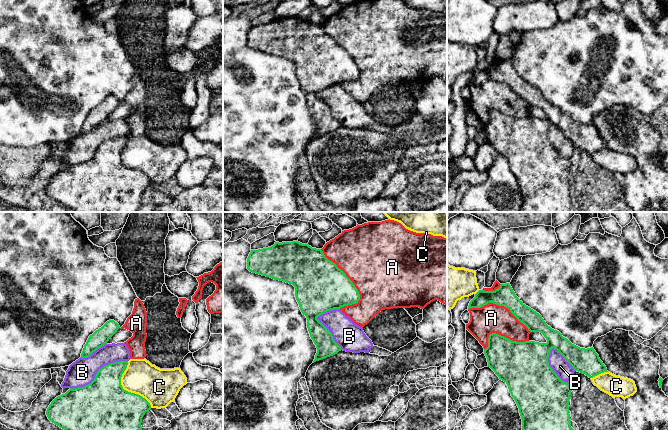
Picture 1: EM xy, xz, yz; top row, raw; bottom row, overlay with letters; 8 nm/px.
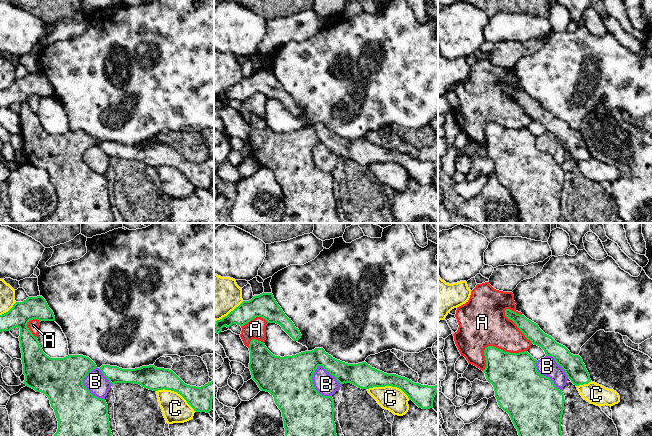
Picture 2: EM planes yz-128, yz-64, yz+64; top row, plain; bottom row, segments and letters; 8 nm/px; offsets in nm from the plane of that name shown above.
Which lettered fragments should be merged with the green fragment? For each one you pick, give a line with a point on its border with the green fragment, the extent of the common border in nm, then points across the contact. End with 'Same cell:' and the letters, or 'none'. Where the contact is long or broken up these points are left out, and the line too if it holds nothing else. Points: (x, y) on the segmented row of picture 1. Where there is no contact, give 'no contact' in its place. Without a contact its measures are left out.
A: xz (345, 275) | 550 nm
Same cell: A

